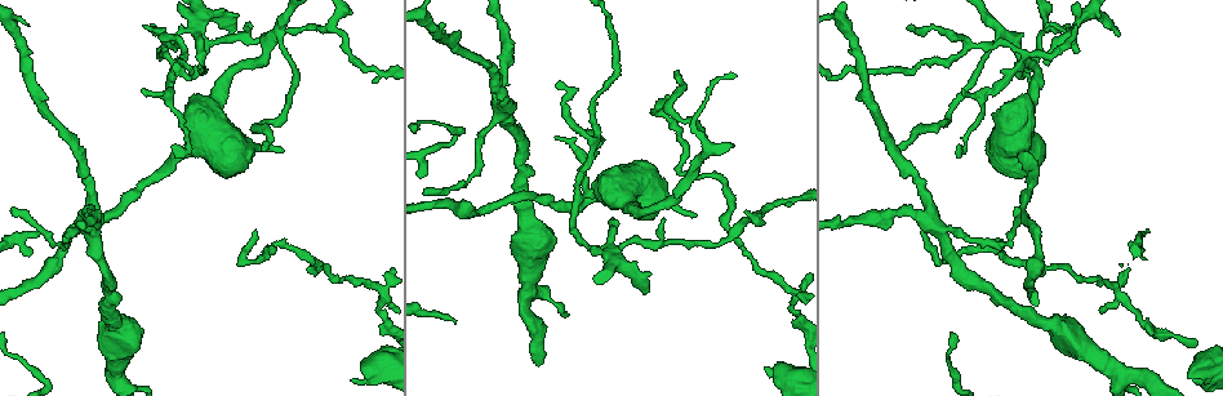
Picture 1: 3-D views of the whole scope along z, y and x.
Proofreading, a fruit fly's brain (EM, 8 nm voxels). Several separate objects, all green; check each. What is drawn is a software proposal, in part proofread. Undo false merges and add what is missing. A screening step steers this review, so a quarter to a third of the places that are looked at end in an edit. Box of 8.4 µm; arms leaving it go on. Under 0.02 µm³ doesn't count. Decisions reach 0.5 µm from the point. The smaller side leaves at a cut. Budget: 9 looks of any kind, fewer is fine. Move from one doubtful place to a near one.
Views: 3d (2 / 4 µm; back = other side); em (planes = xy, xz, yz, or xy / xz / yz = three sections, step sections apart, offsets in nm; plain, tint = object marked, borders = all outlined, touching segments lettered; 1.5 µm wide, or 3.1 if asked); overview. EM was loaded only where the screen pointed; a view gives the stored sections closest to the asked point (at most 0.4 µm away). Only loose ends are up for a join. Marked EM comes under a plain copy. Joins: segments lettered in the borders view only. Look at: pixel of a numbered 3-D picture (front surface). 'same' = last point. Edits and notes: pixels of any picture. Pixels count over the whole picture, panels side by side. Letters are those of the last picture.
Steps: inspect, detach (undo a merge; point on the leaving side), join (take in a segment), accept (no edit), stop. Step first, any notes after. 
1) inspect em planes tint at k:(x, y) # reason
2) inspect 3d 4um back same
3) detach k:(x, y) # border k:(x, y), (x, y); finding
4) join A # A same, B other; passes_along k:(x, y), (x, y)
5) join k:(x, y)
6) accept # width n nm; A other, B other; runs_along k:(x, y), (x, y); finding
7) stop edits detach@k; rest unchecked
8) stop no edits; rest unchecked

inspect 3d 2um back at 1:(195, 28) # abrupt turn

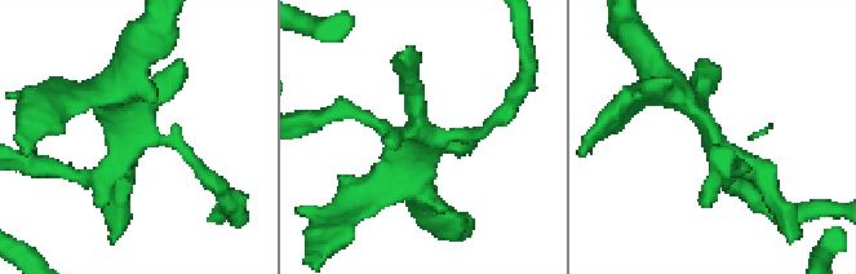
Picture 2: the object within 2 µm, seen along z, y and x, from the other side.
inspect em planes tint at 2:(707, 127) # now the EM

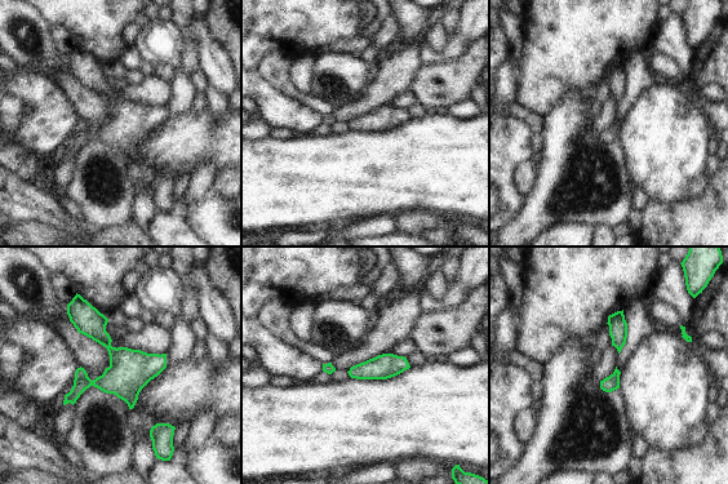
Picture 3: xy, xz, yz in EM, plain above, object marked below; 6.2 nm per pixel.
inspect em planes borders same

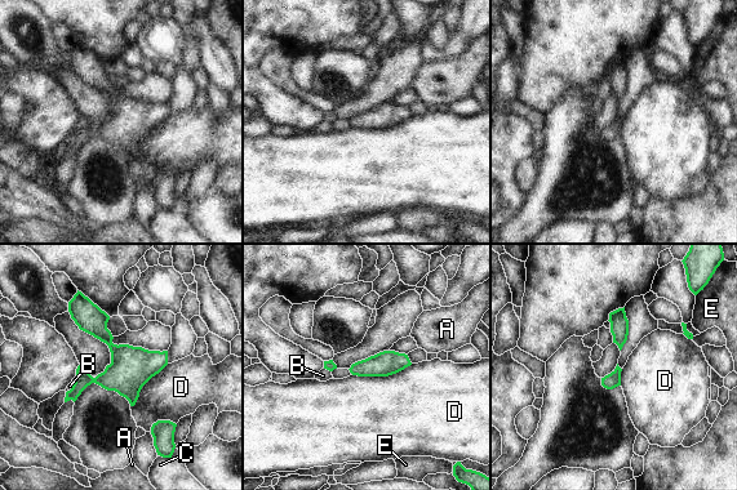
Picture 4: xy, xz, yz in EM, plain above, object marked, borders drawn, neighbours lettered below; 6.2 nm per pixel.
accept # width 90 nm; A other, B other, C other, D other, E other; runs_along 4:(79, 302), (128, 362), (132, 400); one neuron here

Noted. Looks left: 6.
inspect 3d 4um at 1:(335, 25) # sharp bend

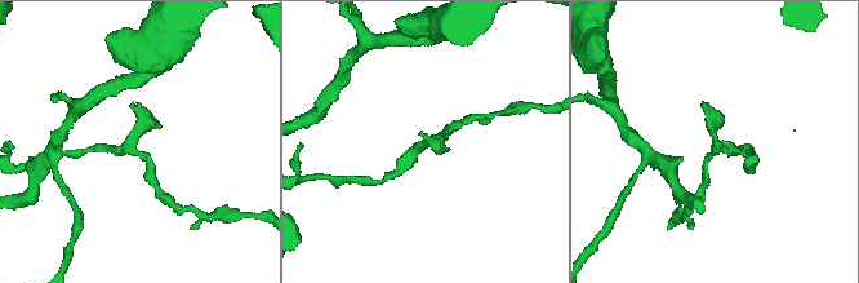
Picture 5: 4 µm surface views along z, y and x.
inspect em planes borders at 5:(419, 144)

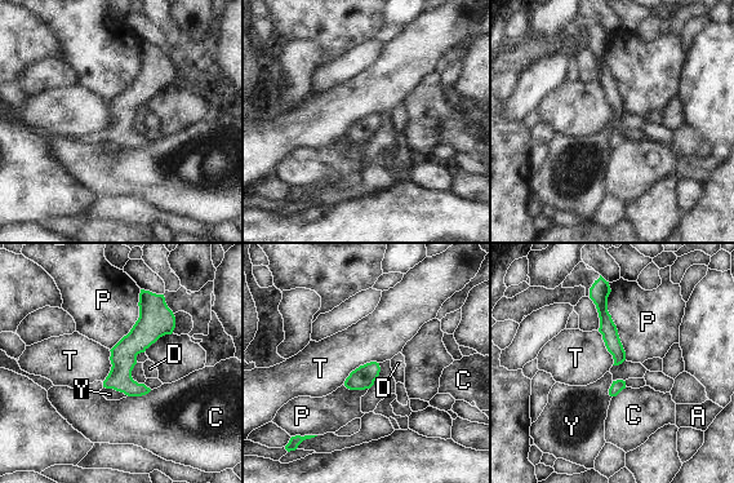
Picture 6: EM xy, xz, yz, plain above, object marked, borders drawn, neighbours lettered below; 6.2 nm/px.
accept # width 90 nm; A other, C other, D other, P other, T other, Y other; runs_along 6:(146, 295), (146, 331), (125, 351), (130, 393); continuous, no second neuron

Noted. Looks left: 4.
inspect 3d 2um at 1:(962, 90)

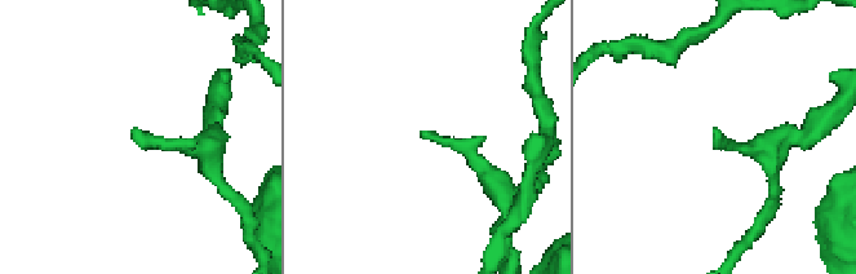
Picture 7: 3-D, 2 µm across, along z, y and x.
inspect em yz step 4 tint at 7:(133, 130) # shape alone is not enough

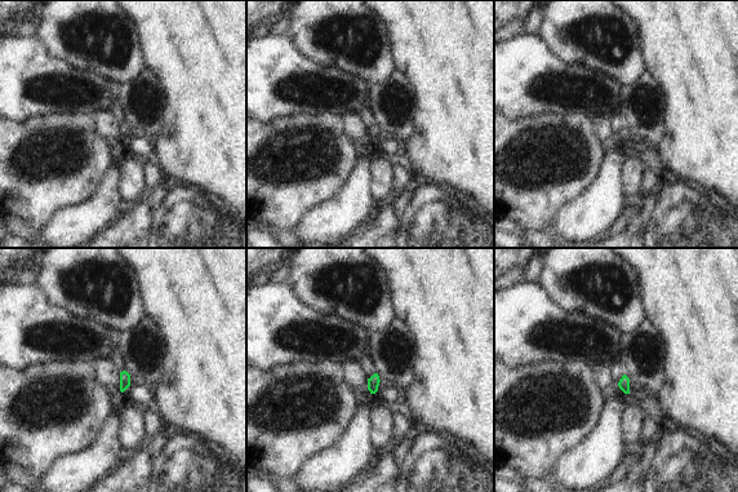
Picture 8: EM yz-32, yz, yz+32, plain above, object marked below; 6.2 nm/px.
inspect em planes borders same

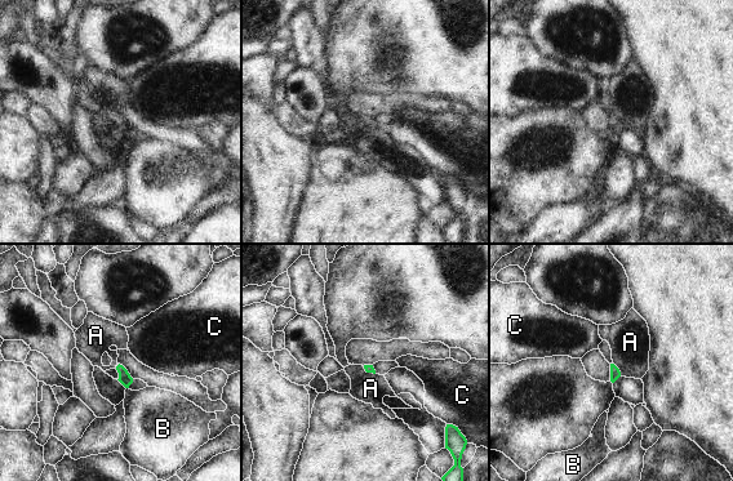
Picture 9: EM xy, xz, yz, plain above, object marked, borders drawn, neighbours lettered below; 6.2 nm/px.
accept # A other, B other, C other; border 9:(613, 363), (621, 375); none of them fits

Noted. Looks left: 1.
stop no edits; rest unchecked

